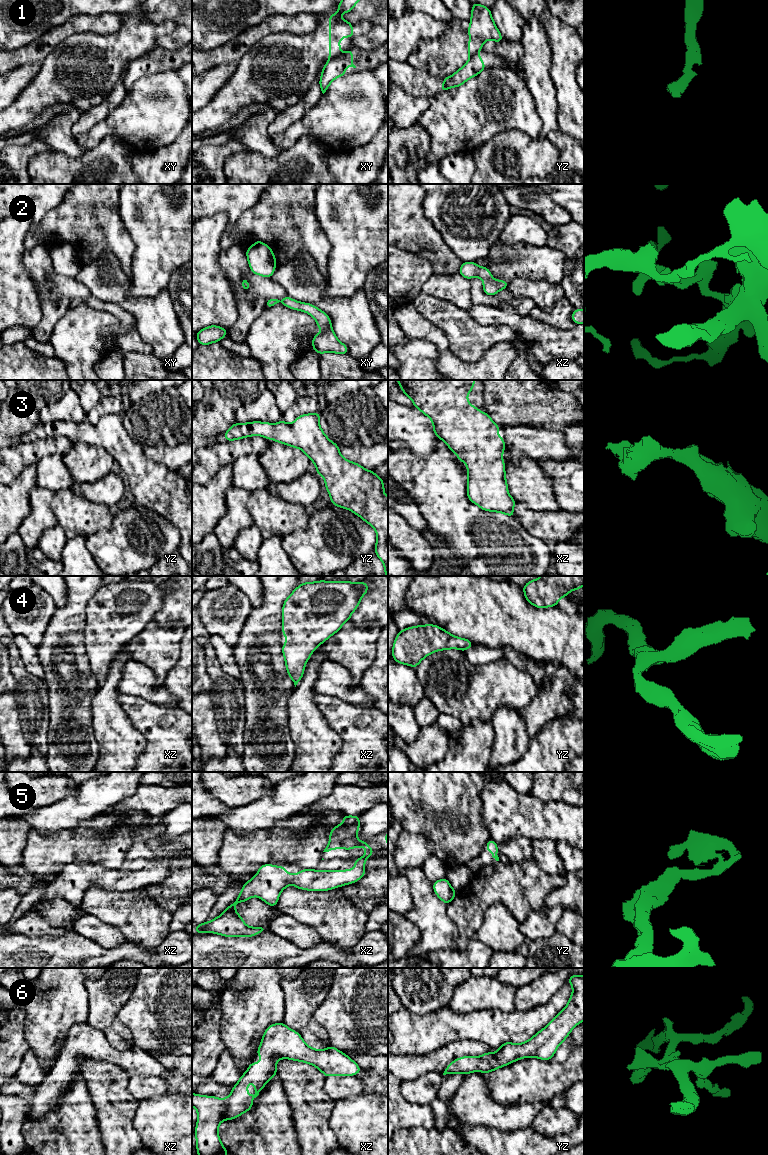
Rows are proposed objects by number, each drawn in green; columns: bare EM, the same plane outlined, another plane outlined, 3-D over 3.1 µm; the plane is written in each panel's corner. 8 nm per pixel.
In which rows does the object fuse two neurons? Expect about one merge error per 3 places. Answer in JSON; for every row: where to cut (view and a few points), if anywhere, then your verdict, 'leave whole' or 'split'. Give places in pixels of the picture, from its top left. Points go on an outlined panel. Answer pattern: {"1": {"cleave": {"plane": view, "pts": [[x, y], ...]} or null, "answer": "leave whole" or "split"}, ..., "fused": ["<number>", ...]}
{"1": {"cleave": {"plane": "xy", "pts": [[337, 55], [330, 59]]}, "answer": "split"}, "2": {"cleave": null, "answer": "leave whole"}, "3": {"cleave": null, "answer": "leave whole"}, "4": {"cleave": null, "answer": "leave whole"}, "5": {"cleave": null, "answer": "leave whole"}, "6": {"cleave": null, "answer": "leave whole"}, "fused": ["1"]}

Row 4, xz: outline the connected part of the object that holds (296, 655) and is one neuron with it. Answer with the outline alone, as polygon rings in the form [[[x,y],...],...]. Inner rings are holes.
[[[322,581],[300,583],[287,597],[282,609],[282,631],[286,643],[282,645],[286,670],[295,687],[303,677],[305,664],[316,647],[341,629],[368,592],[366,582]]]

